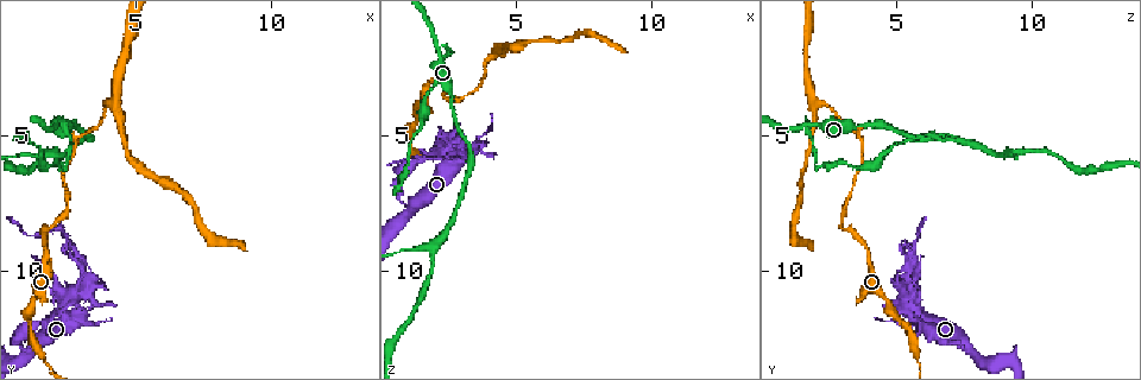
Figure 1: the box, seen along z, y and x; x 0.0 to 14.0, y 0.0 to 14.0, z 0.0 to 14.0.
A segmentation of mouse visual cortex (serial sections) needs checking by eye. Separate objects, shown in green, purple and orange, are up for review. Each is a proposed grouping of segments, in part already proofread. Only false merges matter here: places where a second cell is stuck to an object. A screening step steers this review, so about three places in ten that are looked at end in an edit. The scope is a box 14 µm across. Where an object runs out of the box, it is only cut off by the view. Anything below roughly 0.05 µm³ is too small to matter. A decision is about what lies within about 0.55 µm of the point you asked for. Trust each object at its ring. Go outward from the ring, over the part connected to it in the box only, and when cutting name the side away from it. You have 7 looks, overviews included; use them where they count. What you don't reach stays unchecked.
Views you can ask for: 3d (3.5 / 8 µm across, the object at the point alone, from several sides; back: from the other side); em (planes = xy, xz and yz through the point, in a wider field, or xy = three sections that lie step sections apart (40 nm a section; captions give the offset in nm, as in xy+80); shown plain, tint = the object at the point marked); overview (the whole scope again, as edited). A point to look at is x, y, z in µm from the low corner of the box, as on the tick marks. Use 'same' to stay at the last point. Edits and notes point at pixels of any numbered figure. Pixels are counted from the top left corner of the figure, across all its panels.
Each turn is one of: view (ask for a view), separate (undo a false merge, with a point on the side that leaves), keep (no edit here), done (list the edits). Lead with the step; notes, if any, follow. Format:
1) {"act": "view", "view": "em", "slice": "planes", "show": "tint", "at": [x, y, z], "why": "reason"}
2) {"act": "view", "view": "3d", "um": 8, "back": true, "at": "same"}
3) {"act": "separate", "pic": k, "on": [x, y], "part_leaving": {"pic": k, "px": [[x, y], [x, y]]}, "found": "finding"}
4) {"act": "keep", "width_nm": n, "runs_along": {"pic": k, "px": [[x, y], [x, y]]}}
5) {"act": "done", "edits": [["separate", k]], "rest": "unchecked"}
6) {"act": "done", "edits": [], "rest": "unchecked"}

{"act": "view", "view": "3d", "um": 3.5, "at": [2.2, 4.5, 1.7], "why": "three arms meet"}

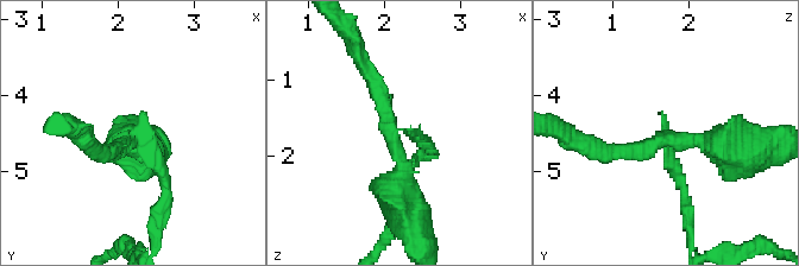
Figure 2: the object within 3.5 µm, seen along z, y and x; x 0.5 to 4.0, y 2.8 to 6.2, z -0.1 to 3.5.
{"act": "view", "view": "em", "slice": "xy", "step": 3, "show": "tint", "at": [2.15, 4.55, 1.65], "arms": 3, "arm_widths_nm": [150, 200, 400], "why": "need the tissue"}

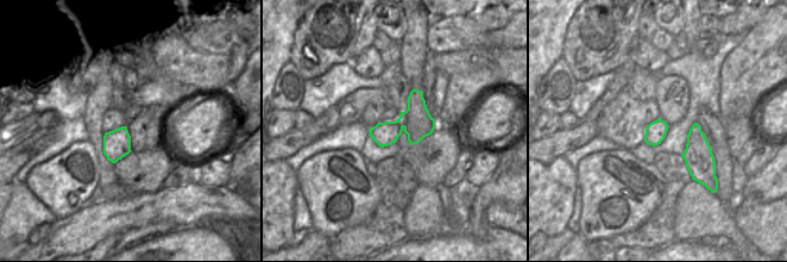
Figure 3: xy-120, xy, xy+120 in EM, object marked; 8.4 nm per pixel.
{"act": "view", "view": "em", "slice": "planes", "show": "tint", "at": "same"}

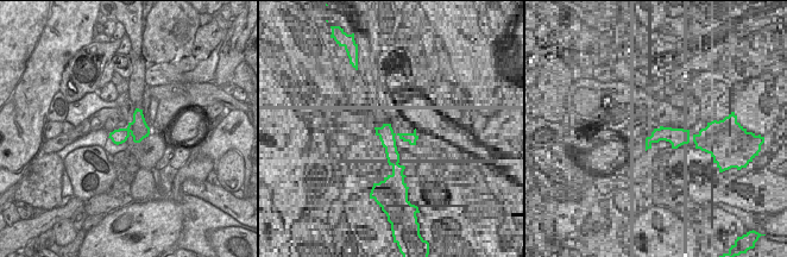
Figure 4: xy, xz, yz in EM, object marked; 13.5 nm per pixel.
{"act": "separate", "pic": 2, "on": [677, 176], "part_leaving": {"pic": 2, "px": [[668, 150], [684, 190], [690, 245]]}, "found": "a second cell is stuck on"}

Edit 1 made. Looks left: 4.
{"act": "view", "view": "overview", "why": "redraw"}

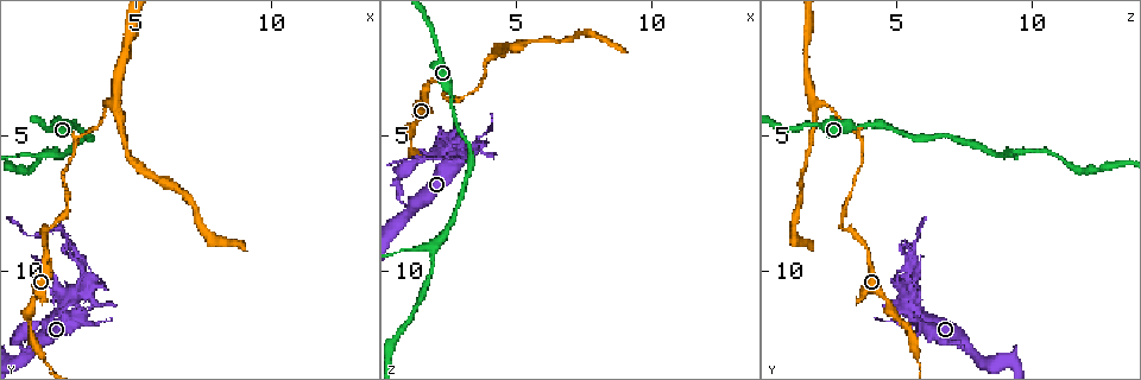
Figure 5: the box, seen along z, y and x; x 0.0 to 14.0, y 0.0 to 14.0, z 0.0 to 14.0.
{"act": "view", "view": "3d", "um": 3.5, "at": [2.1, 5.7, 9.0], "why": "two arms in line, one across"}

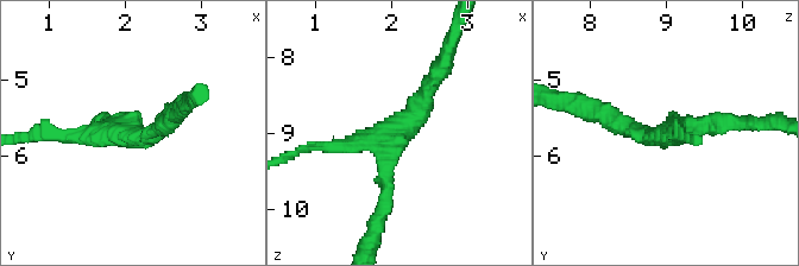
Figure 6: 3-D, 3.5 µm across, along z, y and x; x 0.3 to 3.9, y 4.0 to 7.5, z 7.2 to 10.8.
{"act": "view", "view": "em", "slice": "xy", "step": 1, "show": "tint", "at": [2.05, 5.70, 9.00], "arms": 3, "arm_widths_nm": [200, 250, 250]}

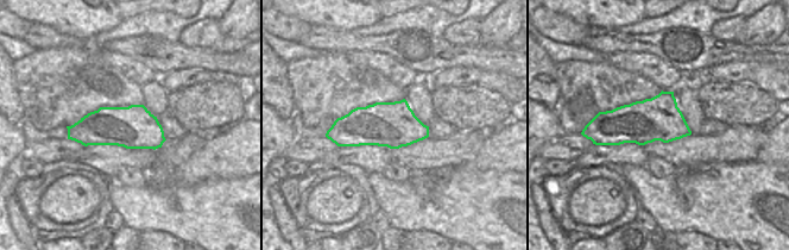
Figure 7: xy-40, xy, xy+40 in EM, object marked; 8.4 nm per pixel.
{"act": "keep", "runs_along": {"pic": 6, "px": [[439, 74], [391, 143], [383, 207]]}, "found": "continuous, no second cell"}

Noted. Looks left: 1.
{"act": "done", "edits": [["separate", 2]], "rest": "unchecked"}

